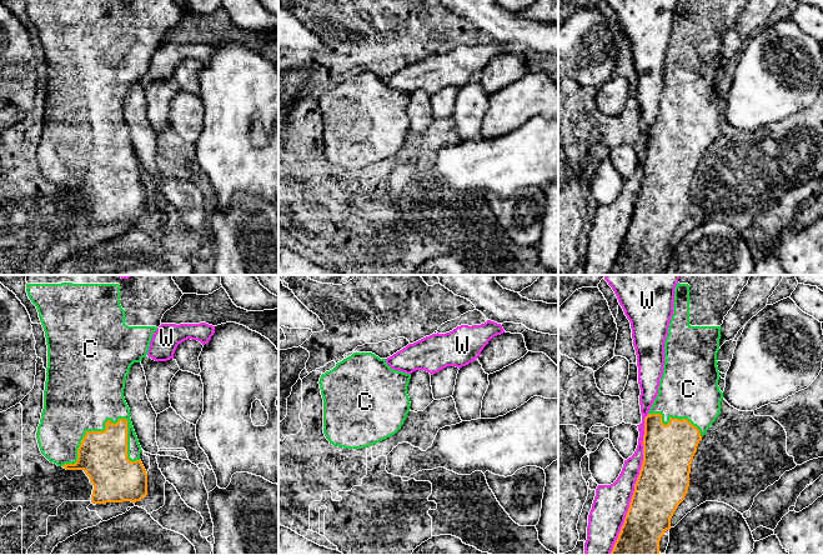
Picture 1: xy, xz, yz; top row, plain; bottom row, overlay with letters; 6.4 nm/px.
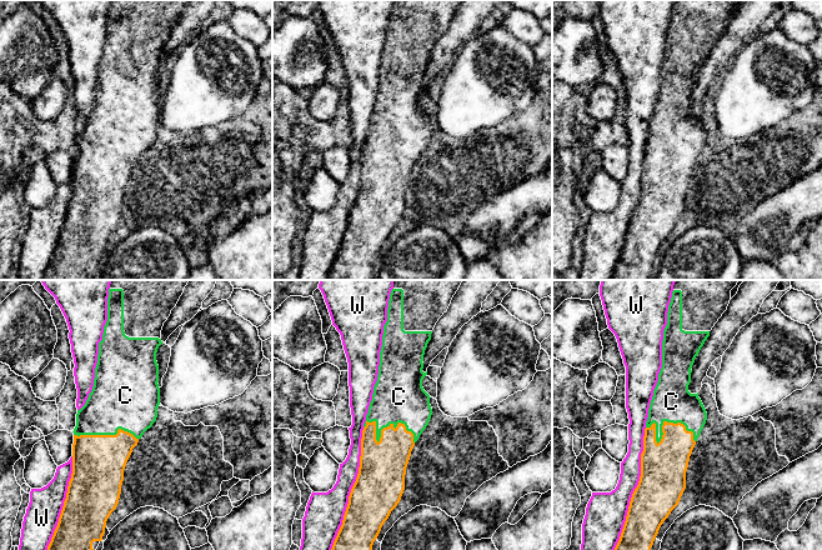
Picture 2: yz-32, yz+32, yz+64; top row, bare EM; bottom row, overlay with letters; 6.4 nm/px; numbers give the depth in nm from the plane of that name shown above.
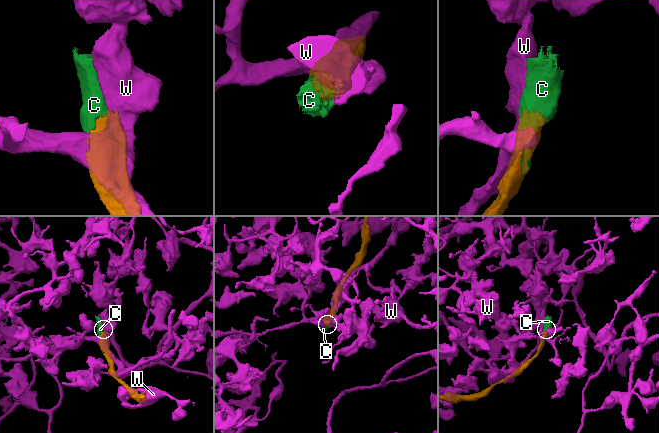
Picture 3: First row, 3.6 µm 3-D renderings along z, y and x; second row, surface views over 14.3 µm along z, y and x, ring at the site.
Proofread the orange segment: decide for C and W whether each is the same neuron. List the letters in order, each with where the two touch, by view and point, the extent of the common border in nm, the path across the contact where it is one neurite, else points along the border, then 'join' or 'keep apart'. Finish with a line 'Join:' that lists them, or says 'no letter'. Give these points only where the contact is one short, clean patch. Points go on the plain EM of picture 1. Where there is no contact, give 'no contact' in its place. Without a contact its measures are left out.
C: meets orange in xy at (88, 151); contact 500 nm long; join
W: meets orange in yz at (635, 204); contact 950 nm long; keep apart
Join: C

